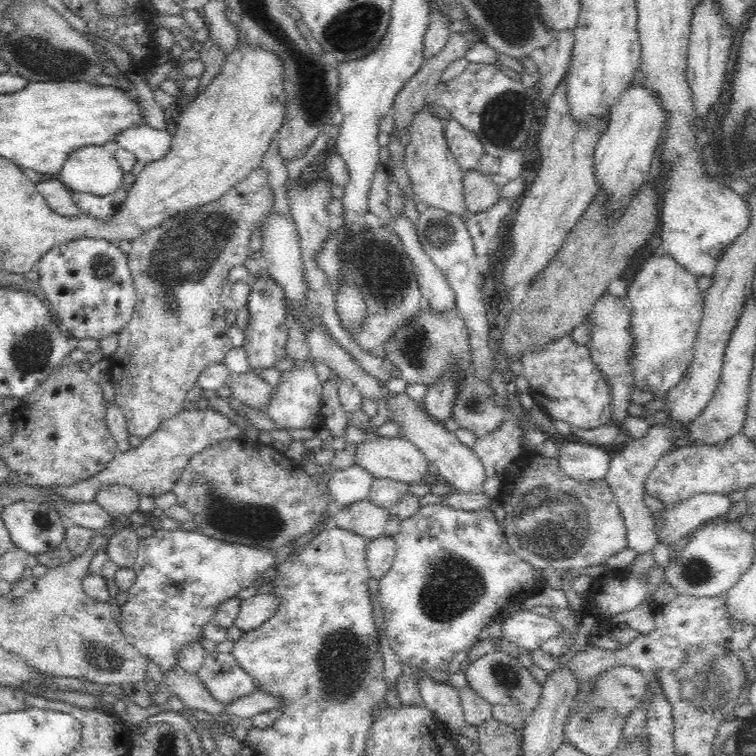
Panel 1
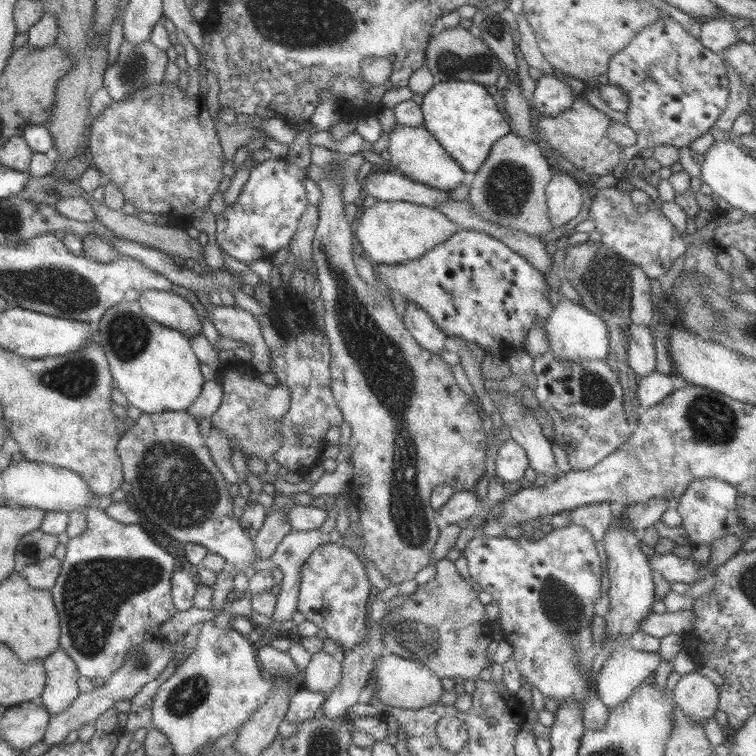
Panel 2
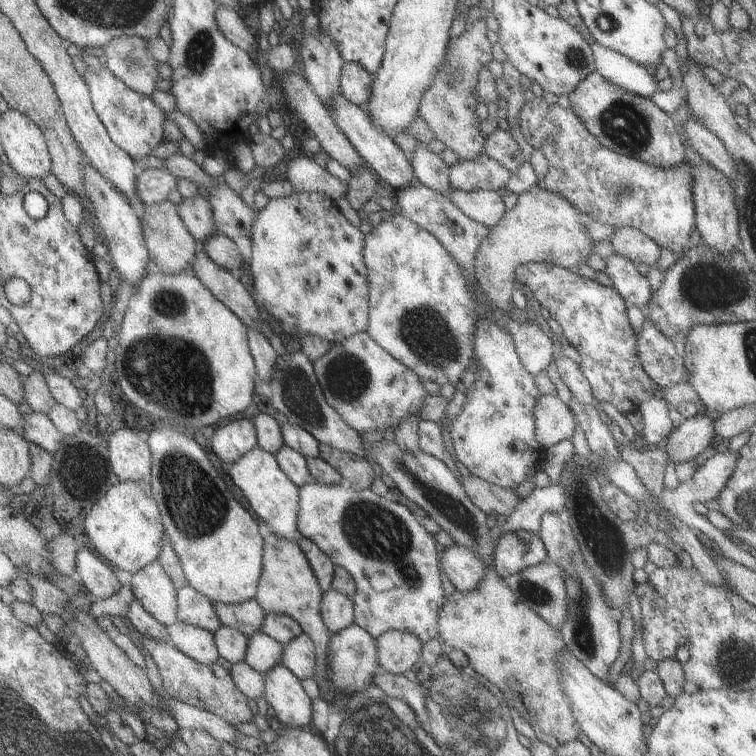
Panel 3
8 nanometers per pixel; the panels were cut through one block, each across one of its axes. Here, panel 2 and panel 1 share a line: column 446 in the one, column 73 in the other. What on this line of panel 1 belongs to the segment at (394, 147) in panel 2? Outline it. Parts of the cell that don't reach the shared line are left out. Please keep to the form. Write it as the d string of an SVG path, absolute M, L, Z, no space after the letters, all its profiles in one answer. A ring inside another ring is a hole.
M87 146L75 150L58 177L72 192L106 196L122 188L123 174L104 146Z

